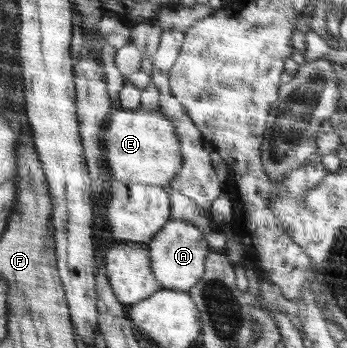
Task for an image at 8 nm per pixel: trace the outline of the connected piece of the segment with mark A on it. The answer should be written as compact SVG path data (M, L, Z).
M170 219L164 226L160 229L153 240L148 243L149 245L149 258L154 258L154 278L162 284L162 289L171 289L176 291L189 292L193 289L197 282L205 274L205 258L208 256L208 252L211 251L211 247L206 244L206 240L202 240L202 233L196 224L186 222L180 219Z

